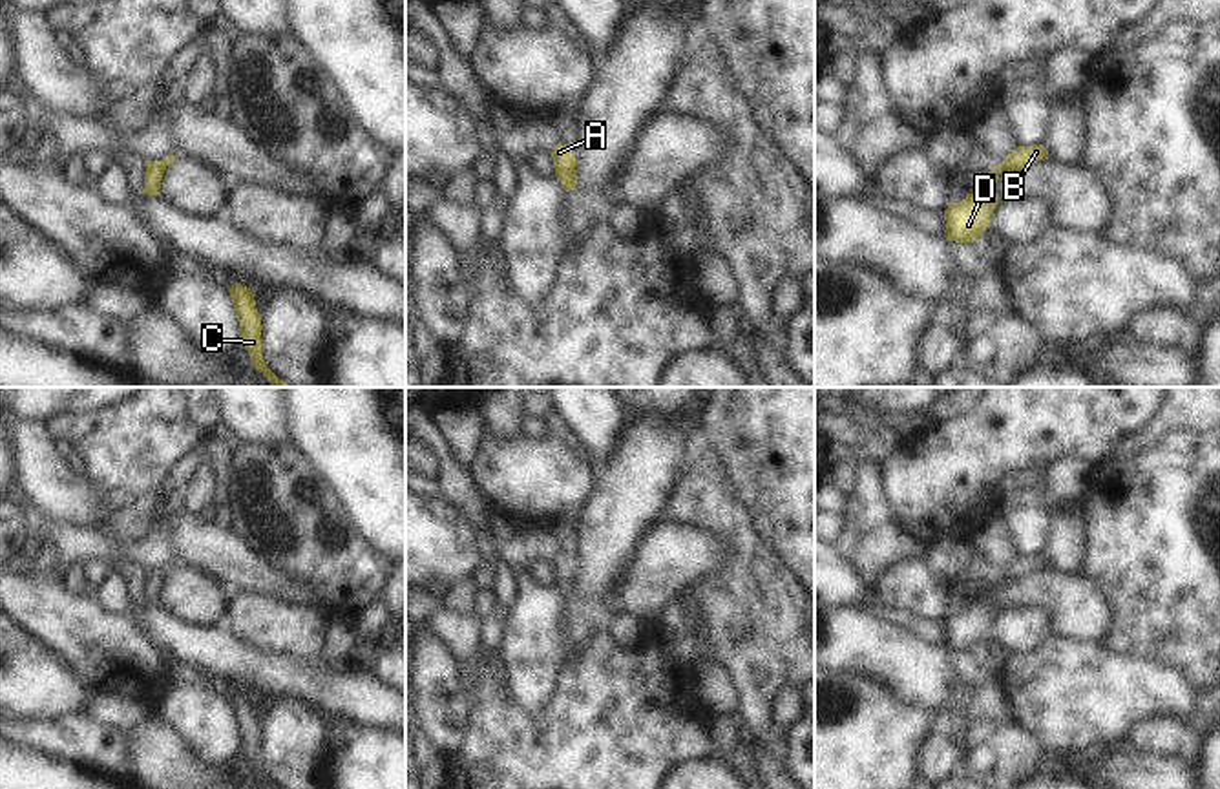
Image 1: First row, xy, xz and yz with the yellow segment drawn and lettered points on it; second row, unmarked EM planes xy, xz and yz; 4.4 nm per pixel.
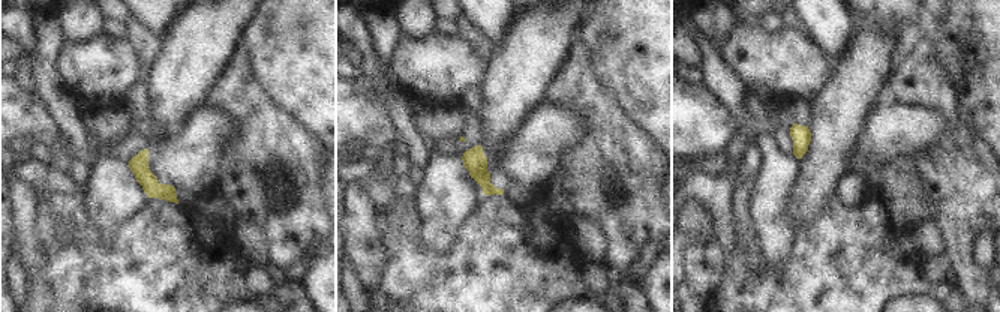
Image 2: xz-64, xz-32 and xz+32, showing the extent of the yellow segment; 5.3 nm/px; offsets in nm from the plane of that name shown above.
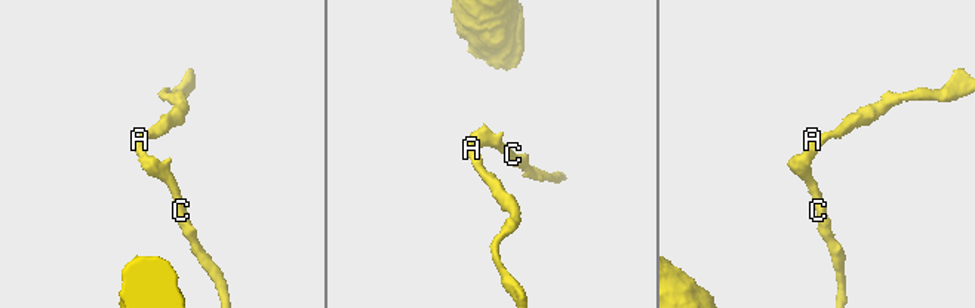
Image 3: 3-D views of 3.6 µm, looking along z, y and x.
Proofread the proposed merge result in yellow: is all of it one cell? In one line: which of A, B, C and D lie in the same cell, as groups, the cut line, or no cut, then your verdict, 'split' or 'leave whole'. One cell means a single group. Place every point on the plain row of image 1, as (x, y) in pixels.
A B C D; no cut; leave whole

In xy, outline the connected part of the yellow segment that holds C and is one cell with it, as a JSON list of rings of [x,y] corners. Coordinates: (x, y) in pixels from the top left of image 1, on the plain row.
[[[241,692],[230,696],[230,709],[239,731],[239,751],[250,763],[250,774],[268,789],[279,789],[267,774],[261,763],[261,725],[256,718],[254,701]]]

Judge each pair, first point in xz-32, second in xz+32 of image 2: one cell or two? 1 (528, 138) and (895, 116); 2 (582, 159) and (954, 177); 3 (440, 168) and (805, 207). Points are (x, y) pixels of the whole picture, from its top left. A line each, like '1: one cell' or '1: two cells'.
1: one cell
2: one cell
3: two cells

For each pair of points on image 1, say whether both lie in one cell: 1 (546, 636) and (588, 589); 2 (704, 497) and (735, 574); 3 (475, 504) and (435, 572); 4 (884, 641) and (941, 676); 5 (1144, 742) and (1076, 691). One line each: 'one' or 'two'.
1: two
2: one
3: two
4: one
5: two

